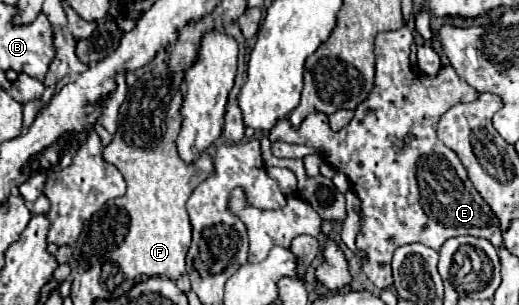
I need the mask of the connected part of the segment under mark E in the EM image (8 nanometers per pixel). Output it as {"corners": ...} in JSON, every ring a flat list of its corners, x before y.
{"corners":[[401,26,399,30,381,32,375,38,375,54,377,54,377,72,375,72,375,86,367,100,355,108,353,120,333,132,329,126,329,118,323,112,313,112,303,120,299,128,291,128,289,118,279,120,275,128,269,132,271,142,293,142,293,144,305,144,321,152,323,160,343,172,351,180,351,190,361,200,361,212,363,212,363,226,357,236,357,246,367,252,367,262,363,264,363,272,377,288,389,288,393,284,391,278,391,256,395,248,411,242,421,242,433,250,439,250,441,244,447,238,453,236,477,236,489,240,495,248,503,244,499,220,493,216,489,204,479,196,471,180,467,178,467,170,463,168,457,154,447,148,437,138,437,122,443,116,447,108,459,102,469,103,478,98,479,93,465,80,457,76,457,72,451,66,441,66,437,76,427,76,421,72,415,72,411,68,409,58,409,46,413,43,413,32,407,26]]}

